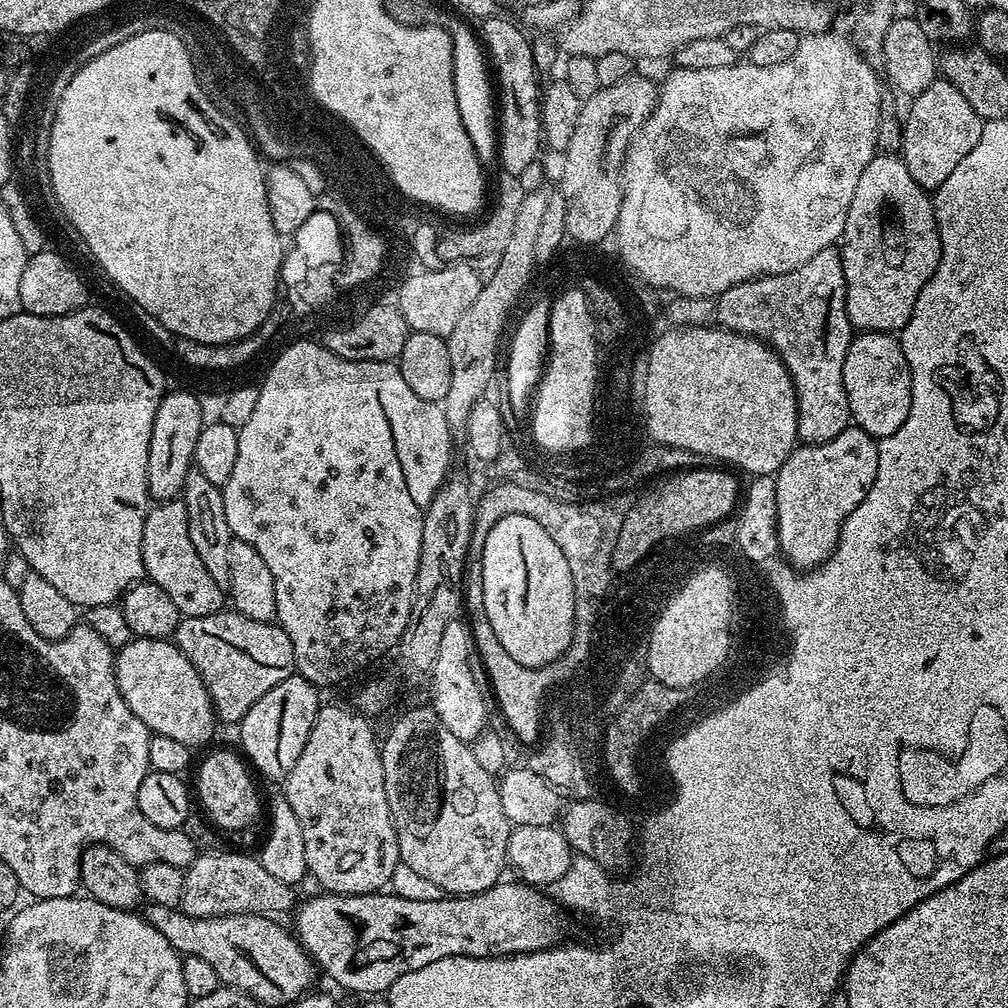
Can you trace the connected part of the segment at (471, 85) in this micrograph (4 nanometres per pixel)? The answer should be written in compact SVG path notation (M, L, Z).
M460 20L443 21L444 30L451 35L452 77L454 78L455 98L462 117L462 124L469 134L476 156L481 165L495 163L498 138L496 135L496 104L487 55L479 37Z

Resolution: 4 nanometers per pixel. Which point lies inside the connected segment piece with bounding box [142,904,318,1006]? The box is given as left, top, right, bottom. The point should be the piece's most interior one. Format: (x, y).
(250, 952)

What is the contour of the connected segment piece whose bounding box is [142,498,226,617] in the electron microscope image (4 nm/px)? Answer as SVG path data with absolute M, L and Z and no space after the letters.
M183 499L156 502L149 507L142 530L142 558L145 577L166 590L174 606L178 606L181 617L214 614L225 607L225 593L218 582L210 578L206 566L202 566L202 558L198 558L198 550L194 550L194 542L190 542Z

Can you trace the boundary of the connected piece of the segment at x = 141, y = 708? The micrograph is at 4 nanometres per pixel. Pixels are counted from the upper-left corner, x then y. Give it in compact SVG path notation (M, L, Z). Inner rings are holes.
M133 638L126 647L115 653L116 658L116 681L122 698L126 698L126 706L142 718L142 722L148 731L166 738L174 738L182 742L187 748L199 749L199 744L204 744L218 729L216 714L212 710L212 699L204 679L200 677L200 671L188 661L180 649L171 639L167 640L141 640Z

